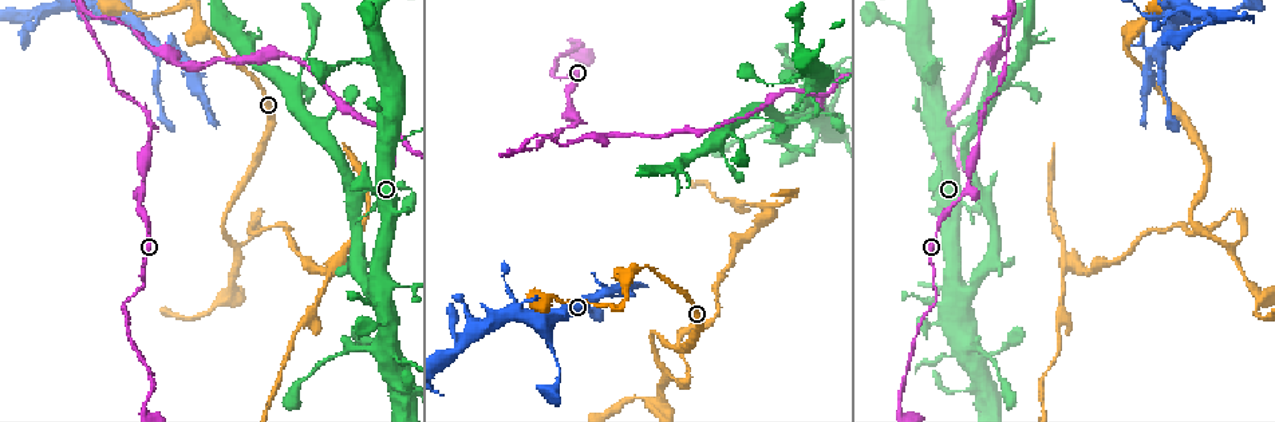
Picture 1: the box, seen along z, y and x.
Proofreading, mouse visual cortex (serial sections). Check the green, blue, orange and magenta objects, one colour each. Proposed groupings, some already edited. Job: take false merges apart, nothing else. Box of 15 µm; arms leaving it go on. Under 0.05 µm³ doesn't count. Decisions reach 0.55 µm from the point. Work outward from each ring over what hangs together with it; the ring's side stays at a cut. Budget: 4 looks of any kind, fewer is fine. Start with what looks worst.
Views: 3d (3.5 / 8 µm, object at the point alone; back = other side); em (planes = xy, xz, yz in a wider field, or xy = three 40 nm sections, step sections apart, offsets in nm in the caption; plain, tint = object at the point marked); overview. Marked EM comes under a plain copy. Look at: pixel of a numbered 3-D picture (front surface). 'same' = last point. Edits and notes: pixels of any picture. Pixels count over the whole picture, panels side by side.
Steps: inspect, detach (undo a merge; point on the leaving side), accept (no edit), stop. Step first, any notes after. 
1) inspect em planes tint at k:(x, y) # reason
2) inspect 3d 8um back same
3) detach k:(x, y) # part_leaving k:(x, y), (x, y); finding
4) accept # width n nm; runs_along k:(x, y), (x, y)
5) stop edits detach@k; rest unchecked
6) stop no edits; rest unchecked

inspect 3d 3.5um at 1:(1235, 212) # abrupt turn

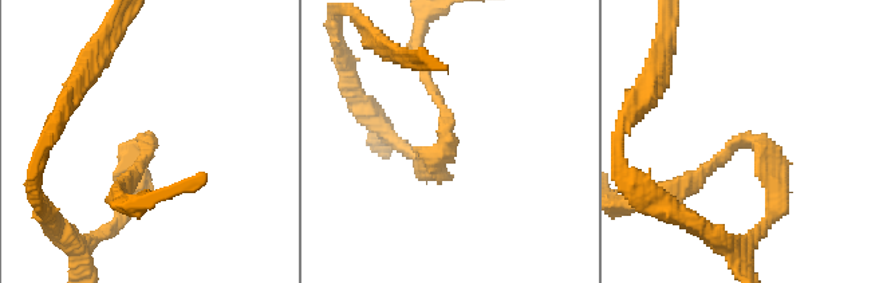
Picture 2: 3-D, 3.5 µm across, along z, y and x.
inspect em xy step 1 tint at 2:(146, 139) # arm_widths 150, 250 nm; need the tissue

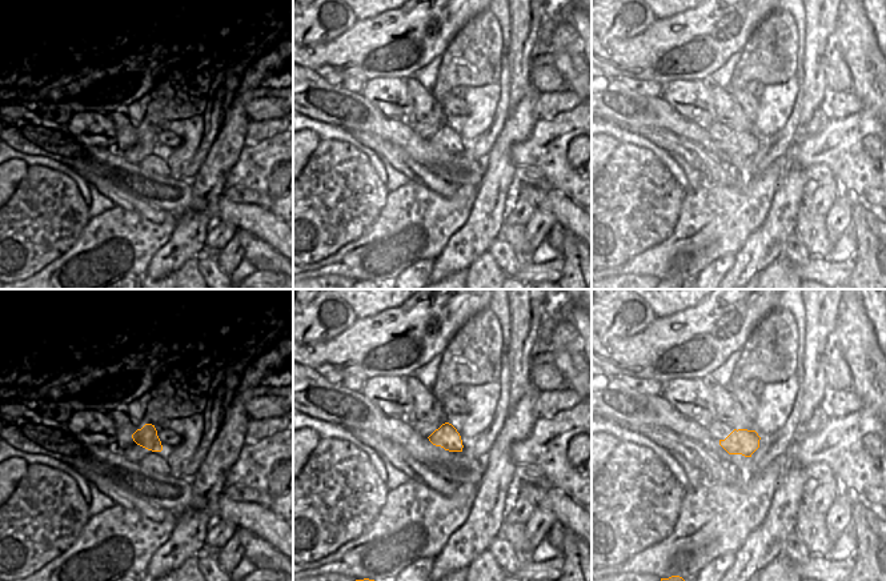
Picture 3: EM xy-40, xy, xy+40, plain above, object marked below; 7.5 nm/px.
accept # runs_along 2:(771, 215), (753, 141), (685, 183); all the same cell

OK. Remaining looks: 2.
inspect 3d 3.5um back at 1:(1069, 264) # three-way junction

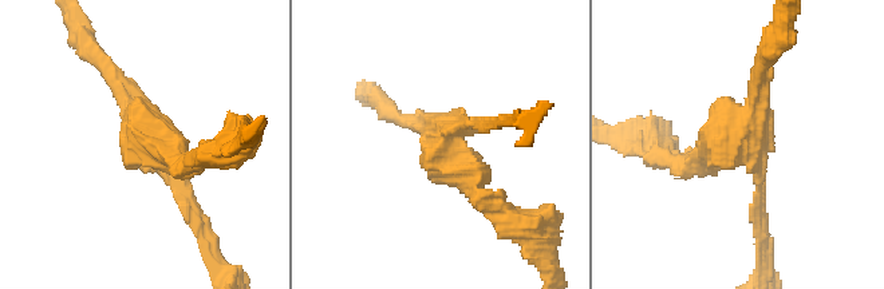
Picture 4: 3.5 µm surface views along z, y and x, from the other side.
detach 4:(766, 74) # arm_widths 150, 200, 250 nm; part_leaving 4:(760, 165), (764, 268); a second cell is stuck on

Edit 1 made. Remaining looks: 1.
stop edits detach@4; rest unchecked

